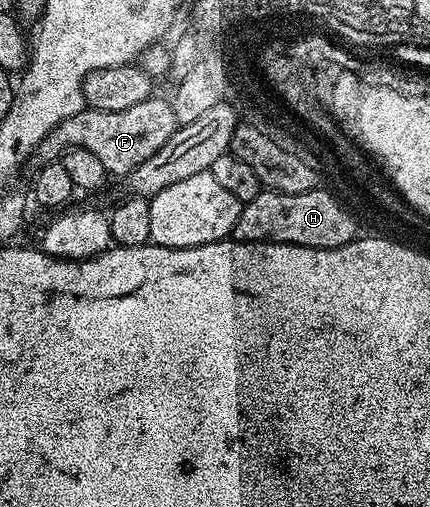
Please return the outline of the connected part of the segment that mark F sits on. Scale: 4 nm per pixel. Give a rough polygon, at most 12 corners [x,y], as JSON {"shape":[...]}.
{"shape":[[166,98],[65,117],[37,155],[84,147],[125,177],[173,137]]}

